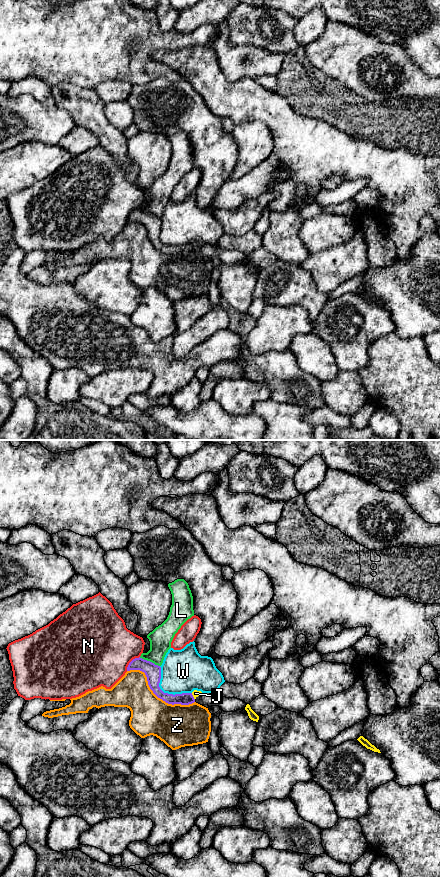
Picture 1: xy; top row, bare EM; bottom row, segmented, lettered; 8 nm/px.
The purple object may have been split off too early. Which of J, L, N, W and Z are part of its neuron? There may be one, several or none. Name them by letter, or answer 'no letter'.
no letter

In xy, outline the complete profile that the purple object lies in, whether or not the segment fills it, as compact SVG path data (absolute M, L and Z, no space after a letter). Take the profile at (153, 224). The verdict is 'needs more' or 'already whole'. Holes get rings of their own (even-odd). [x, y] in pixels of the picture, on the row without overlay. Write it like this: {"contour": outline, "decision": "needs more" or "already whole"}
{"contour": "M140 209L135 210L129 215L127 219L127 223L130 222L140 222L144 224L147 229L150 241L158 250L162 251L168 256L189 257L195 254L192 245L182 245L175 247L164 245L159 239L161 231L161 219L150 213L144 212Z", "decision": "already whole"}

